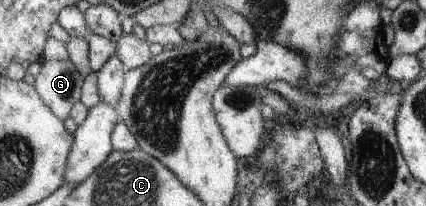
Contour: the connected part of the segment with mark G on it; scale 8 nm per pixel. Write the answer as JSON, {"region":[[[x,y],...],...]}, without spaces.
{"region":[[[66,61],[41,62],[40,74],[35,78],[34,88],[41,98],[63,121],[70,116],[72,106],[81,100],[83,80],[75,64]]]}

